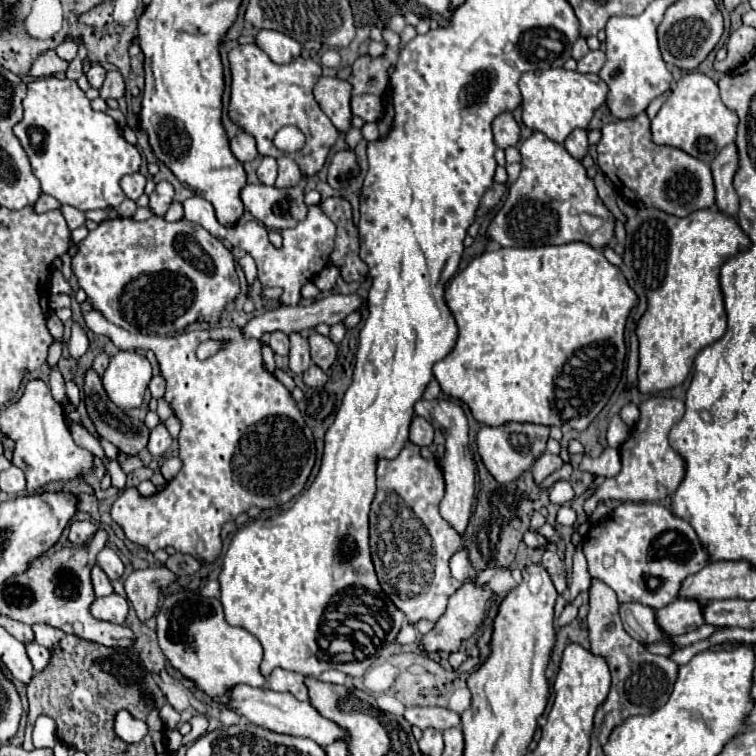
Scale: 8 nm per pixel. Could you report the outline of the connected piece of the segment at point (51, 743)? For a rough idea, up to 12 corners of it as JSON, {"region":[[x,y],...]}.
{"region":[[40,716],[34,726],[34,746],[54,748],[56,724]]}

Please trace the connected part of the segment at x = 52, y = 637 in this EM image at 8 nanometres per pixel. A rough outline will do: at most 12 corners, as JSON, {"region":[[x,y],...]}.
{"region":[[46,624],[32,626],[36,642],[50,648],[58,632]]}

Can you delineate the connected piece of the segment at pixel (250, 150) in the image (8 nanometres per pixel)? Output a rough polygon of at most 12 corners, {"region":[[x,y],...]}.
{"region":[[248,132],[236,134],[230,148],[240,162],[258,156],[256,140]]}

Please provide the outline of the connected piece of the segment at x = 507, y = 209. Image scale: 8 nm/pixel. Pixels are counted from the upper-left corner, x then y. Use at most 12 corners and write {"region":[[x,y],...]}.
{"region":[[534,132],[486,236],[608,248],[616,218],[582,162]]}

